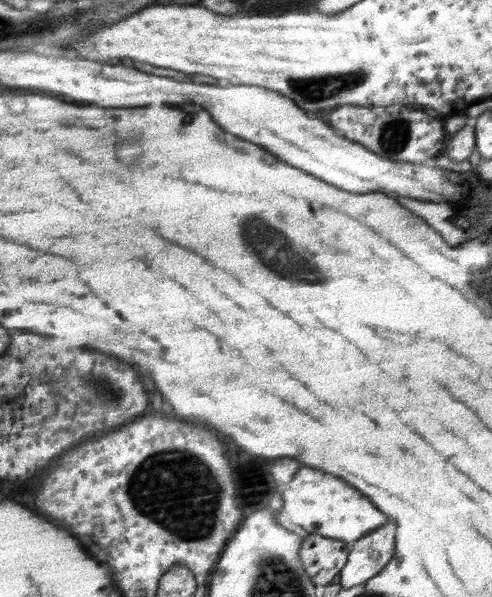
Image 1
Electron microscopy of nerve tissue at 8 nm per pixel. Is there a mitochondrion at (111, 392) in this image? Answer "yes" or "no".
yes

